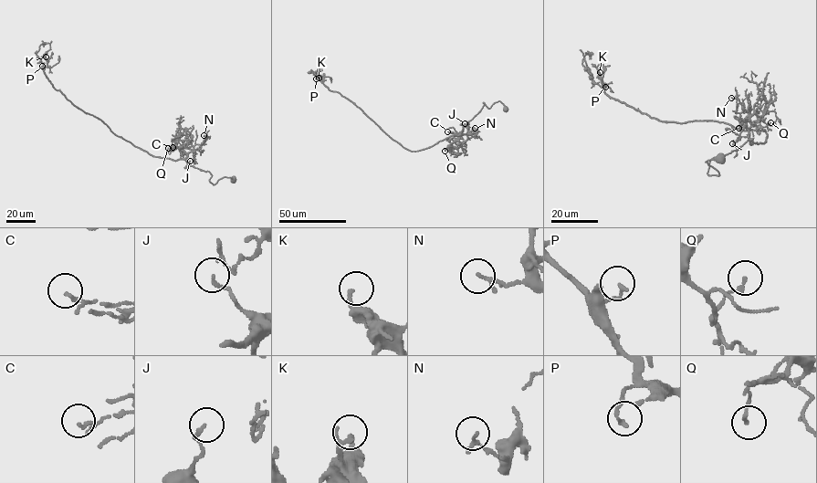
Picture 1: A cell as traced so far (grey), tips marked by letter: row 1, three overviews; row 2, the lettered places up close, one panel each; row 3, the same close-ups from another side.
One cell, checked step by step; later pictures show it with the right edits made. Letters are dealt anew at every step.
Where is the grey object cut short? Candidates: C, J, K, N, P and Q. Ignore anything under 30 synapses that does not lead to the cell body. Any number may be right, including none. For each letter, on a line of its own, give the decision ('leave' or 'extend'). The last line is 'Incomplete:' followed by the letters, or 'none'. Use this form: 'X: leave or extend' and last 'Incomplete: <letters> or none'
C: leave
J: leave
K: extend
N: leave
P: leave
Q: leave
Incomplete: K

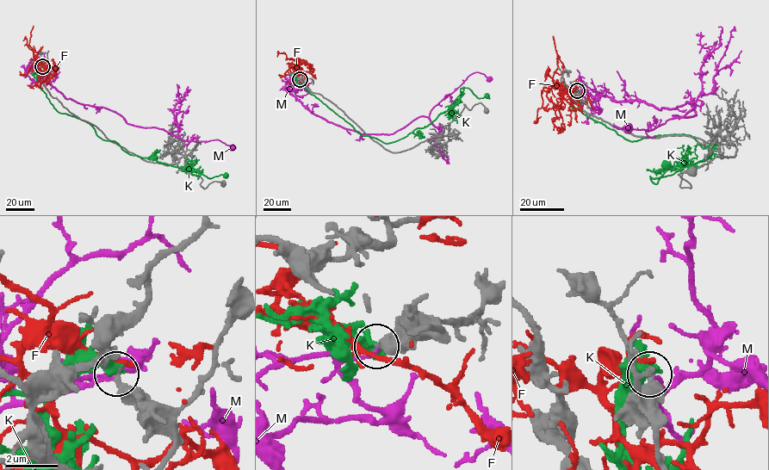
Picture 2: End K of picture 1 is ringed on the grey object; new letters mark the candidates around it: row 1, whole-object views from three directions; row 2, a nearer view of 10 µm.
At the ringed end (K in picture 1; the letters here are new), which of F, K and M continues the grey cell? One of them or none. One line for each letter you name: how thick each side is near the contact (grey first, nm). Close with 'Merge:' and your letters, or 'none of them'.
Merge: none of them

